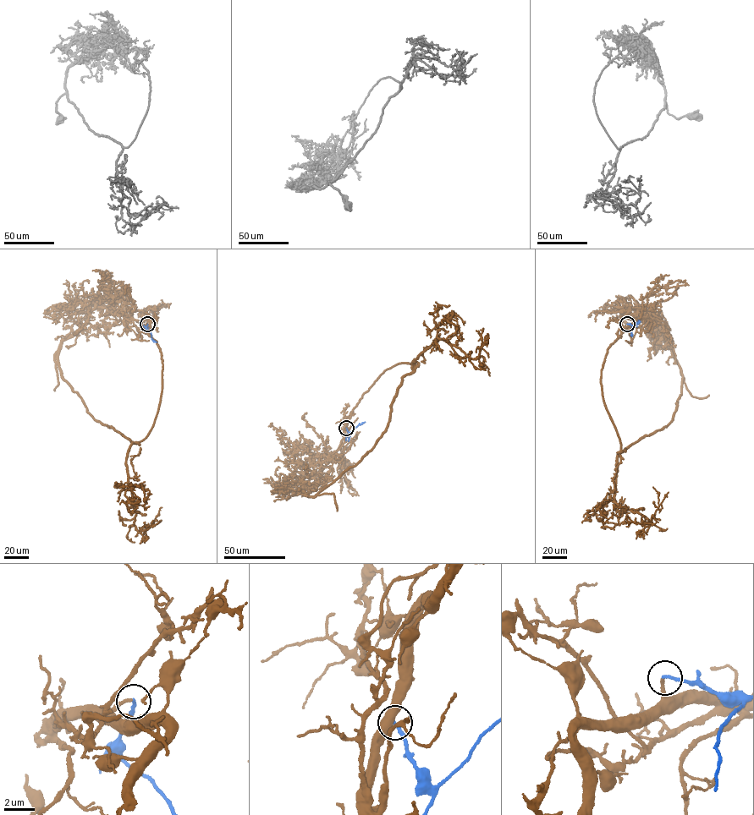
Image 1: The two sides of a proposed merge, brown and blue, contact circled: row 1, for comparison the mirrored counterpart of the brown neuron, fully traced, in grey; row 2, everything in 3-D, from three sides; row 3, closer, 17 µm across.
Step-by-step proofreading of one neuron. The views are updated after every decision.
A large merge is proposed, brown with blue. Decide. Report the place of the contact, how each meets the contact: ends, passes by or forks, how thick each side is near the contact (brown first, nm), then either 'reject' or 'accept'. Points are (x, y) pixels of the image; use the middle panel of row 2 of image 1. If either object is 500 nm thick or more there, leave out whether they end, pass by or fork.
(346, 428) | brown ends | blue ends | 190/200 nm | accept

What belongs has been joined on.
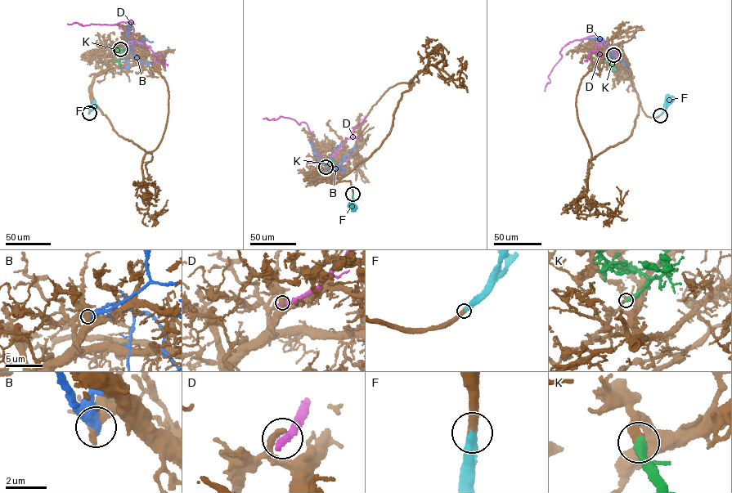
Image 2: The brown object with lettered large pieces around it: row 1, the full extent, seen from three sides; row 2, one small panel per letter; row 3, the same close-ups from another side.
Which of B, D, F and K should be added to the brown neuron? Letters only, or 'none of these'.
F, K

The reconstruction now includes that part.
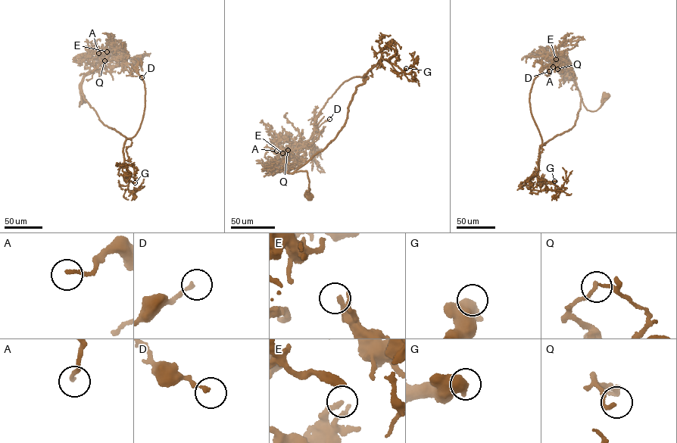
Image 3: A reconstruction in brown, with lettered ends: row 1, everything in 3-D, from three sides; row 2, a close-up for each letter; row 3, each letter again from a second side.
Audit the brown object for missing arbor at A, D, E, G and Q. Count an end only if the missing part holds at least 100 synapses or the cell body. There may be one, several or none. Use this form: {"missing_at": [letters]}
{"missing_at": ["G"]}

